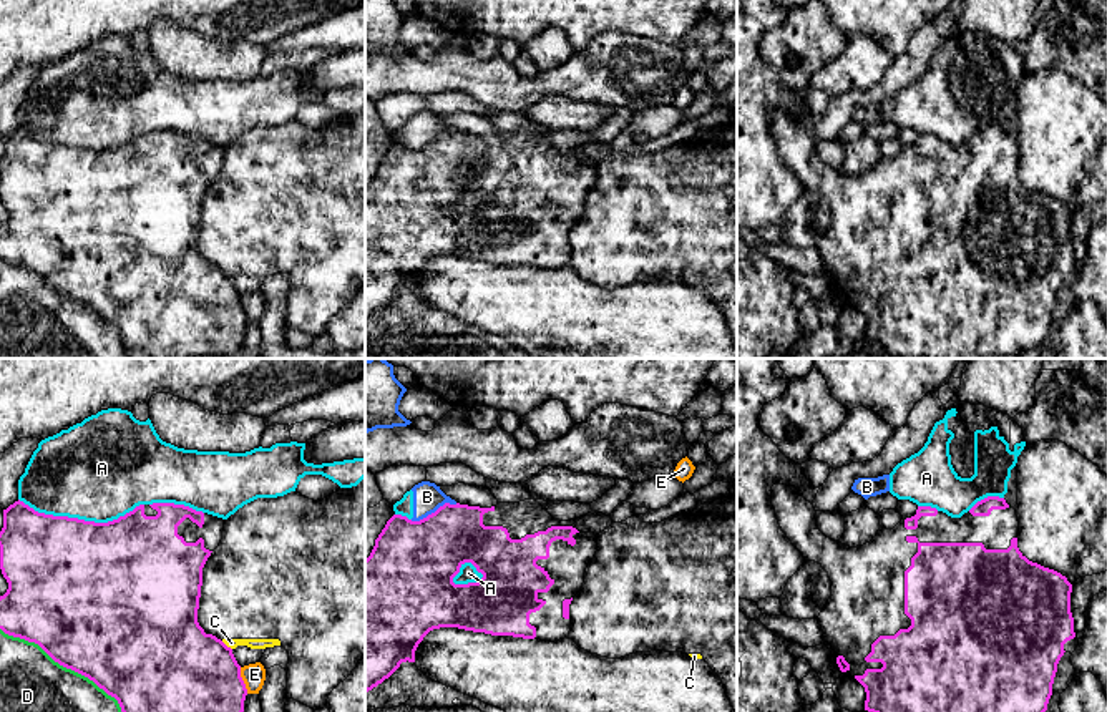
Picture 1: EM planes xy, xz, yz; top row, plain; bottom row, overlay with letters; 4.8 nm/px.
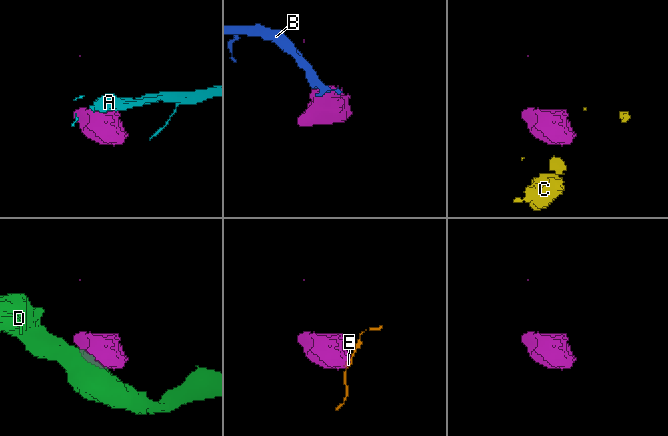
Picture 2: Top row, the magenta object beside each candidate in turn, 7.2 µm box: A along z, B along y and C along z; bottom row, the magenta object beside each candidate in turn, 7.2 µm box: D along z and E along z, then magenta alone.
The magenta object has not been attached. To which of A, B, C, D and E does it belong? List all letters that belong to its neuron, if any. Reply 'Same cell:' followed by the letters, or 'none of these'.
Same cell: none of these

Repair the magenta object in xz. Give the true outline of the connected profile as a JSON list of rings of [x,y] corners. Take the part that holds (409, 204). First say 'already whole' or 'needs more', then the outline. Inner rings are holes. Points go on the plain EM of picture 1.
needs more | [[[524,128],[519,131],[498,131],[491,136],[468,134],[468,133],[450,133],[445,131],[435,141],[428,143],[420,149],[412,149],[407,144],[393,143],[378,166],[370,184],[365,188],[365,320],[372,319],[385,307],[388,307],[402,290],[415,290],[415,279],[423,266],[440,256],[458,256],[473,261],[485,261],[491,264],[513,264],[523,267],[541,267],[554,271],[569,264],[571,247],[569,247],[569,232],[578,219],[583,216],[584,201],[589,189],[597,179],[596,163],[579,161],[571,149],[554,148],[544,136],[548,129],[544,128]],[[465,191],[471,191],[483,206],[478,211],[455,212],[453,206],[460,201],[460,196]]]

